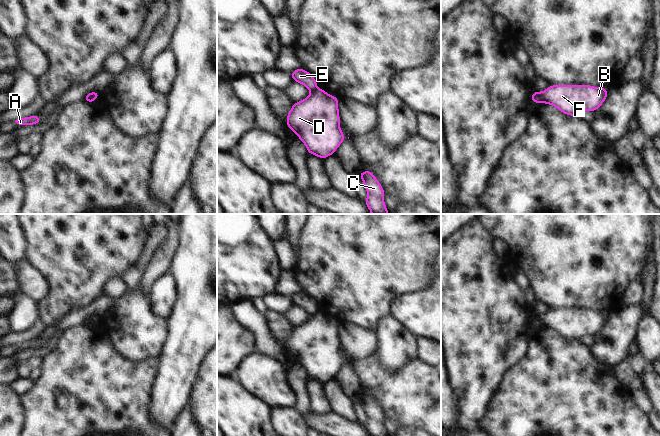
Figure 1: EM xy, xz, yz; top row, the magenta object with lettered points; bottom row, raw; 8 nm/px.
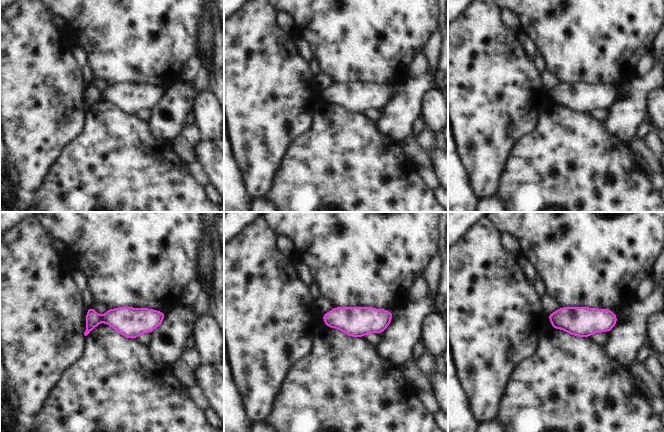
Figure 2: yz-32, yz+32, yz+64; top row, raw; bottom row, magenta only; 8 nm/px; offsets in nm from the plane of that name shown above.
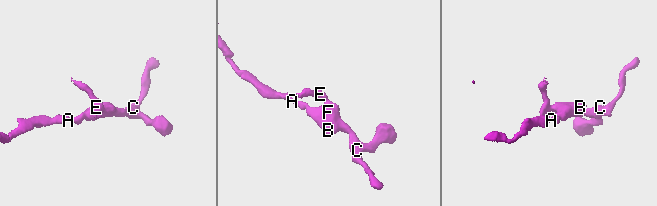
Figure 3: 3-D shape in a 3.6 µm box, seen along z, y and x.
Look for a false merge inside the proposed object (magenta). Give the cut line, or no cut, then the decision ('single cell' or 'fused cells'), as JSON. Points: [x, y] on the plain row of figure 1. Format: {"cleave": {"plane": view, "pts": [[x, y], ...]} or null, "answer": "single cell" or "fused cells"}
{"cleave": {"plane": "yz", "pts": [[538, 316], [541, 326]]}, "answer": "fused cells"}

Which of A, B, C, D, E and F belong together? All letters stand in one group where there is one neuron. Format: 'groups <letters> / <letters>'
groups A B C D F / E

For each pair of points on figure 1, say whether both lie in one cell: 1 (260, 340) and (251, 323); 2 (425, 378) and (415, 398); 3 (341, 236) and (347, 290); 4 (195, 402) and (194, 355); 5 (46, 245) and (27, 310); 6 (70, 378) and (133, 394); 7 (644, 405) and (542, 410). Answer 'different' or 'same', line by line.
1: same
2: same
3: same
4: different
5: different
6: same
7: different

